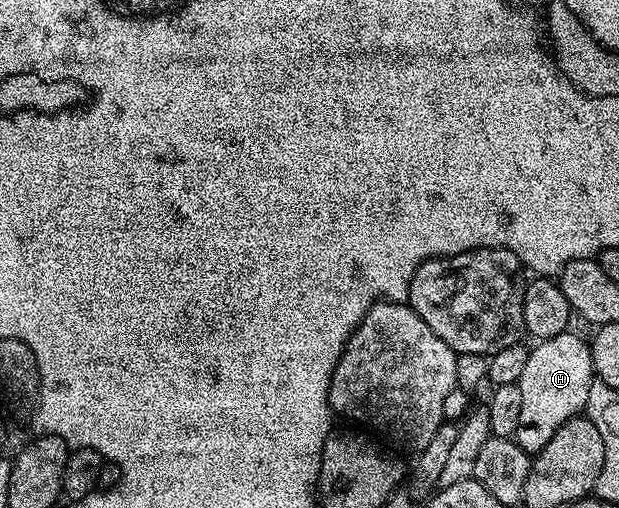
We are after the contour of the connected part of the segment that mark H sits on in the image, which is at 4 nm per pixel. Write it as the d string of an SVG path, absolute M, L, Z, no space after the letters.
M567 329L563 335L535 342L530 347L528 365L524 365L524 373L520 373L517 382L524 406L520 409L520 425L516 425L516 433L512 437L514 442L531 453L542 451L544 445L548 445L548 441L556 437L556 429L560 429L560 425L564 425L569 419L579 418L585 412L588 389L595 379L590 344L585 338L582 340L580 336L573 335L573 330Z

